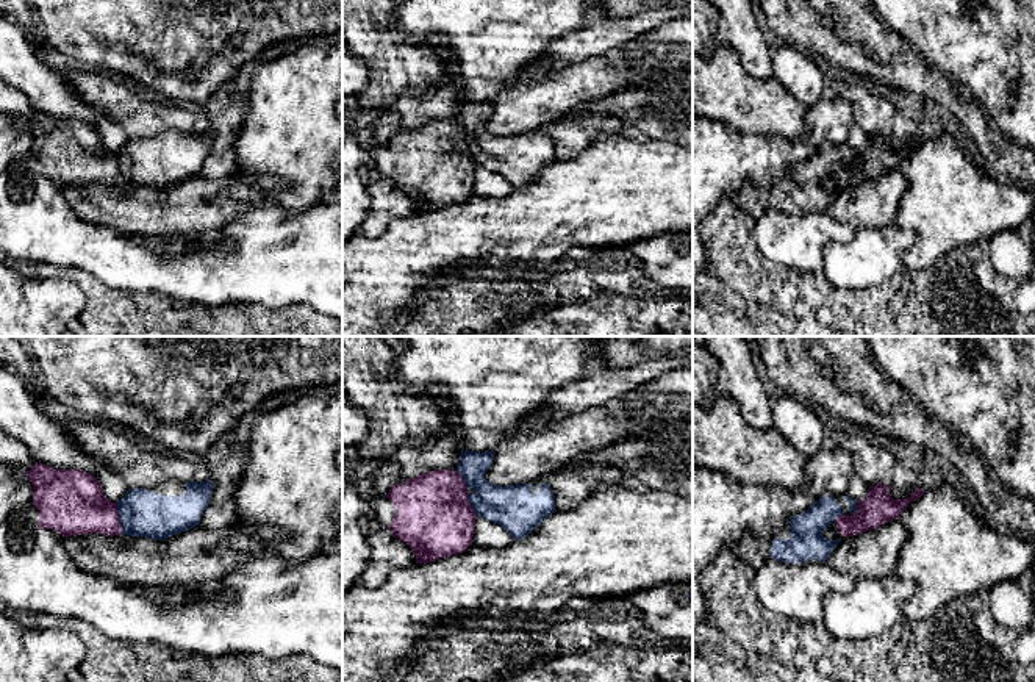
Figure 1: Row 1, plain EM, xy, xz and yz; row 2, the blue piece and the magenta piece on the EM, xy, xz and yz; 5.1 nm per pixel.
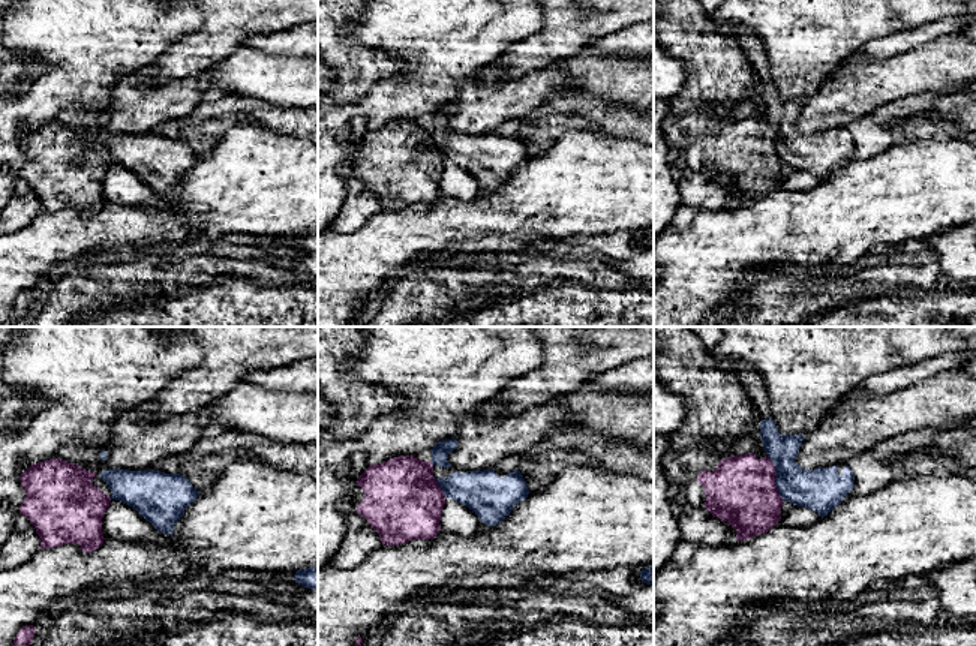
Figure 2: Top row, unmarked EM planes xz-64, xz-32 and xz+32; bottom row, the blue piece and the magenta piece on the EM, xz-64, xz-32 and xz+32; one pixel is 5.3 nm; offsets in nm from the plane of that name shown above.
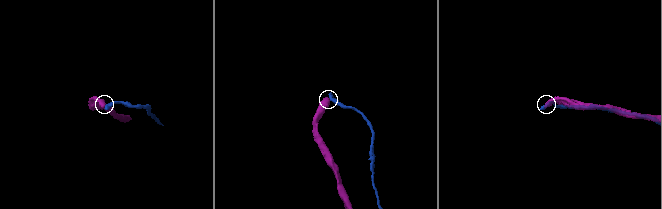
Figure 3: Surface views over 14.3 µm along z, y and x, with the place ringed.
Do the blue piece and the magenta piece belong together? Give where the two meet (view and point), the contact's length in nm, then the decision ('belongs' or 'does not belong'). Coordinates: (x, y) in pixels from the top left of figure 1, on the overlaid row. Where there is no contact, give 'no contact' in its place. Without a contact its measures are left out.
xy (119, 518) | 160 nm | belongs

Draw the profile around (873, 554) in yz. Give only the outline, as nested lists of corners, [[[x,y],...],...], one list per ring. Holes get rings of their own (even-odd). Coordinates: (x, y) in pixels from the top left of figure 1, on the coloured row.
[[[901,519],[843,538],[830,552],[829,563],[854,582],[896,574],[897,555],[907,540]]]

